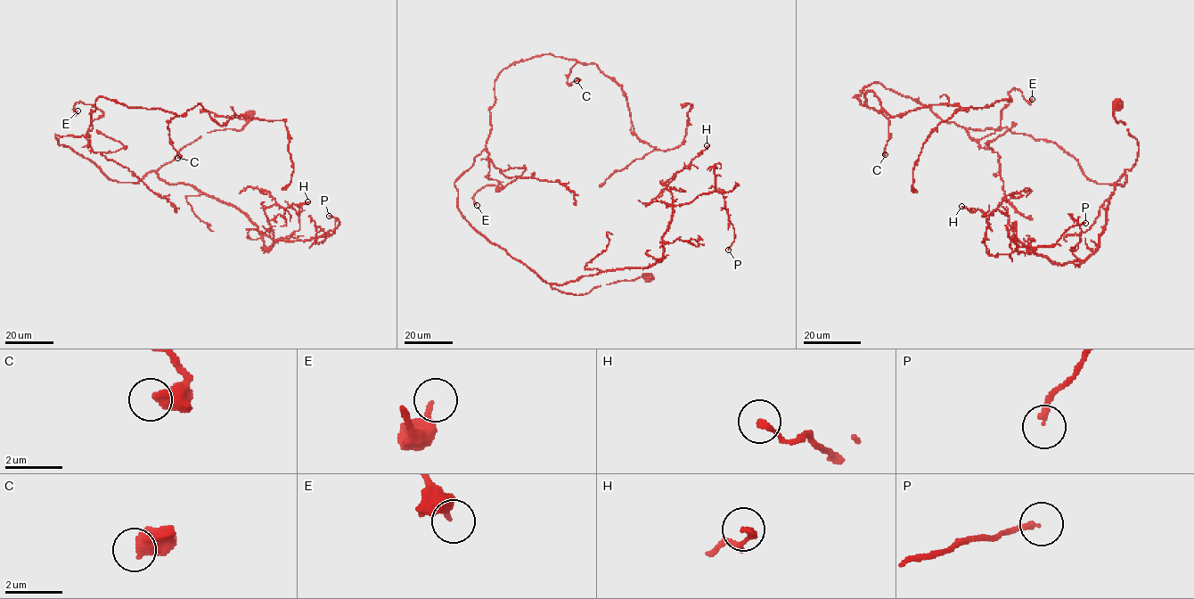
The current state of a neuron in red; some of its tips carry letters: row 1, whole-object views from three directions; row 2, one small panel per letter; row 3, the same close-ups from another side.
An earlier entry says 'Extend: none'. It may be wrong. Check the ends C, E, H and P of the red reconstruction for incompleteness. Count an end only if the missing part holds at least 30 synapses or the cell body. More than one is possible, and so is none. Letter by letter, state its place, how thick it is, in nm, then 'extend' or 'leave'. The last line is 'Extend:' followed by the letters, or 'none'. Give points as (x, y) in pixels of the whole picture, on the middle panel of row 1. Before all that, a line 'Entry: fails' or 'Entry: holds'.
Entry: holds
C: place (576, 80); calibre 500 nm; leave
E: place (477, 205); calibre 240 nm; leave
H: place (707, 145); calibre 190 nm; leave
P: place (728, 250); calibre 180 nm; leave
Extend: none

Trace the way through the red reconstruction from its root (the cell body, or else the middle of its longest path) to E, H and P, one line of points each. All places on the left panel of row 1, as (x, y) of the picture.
E: (250, 115), (123, 183), (58, 144), (89, 145), (103, 113), (77, 110)
H: (250, 115), (241, 129), (208, 132), (151, 170), (234, 206), (267, 250), (273, 241), (265, 209), (307, 201)
P: (250, 115), (241, 129), (208, 132), (151, 170), (234, 206), (267, 250), (275, 241), (331, 235), (329, 216)

